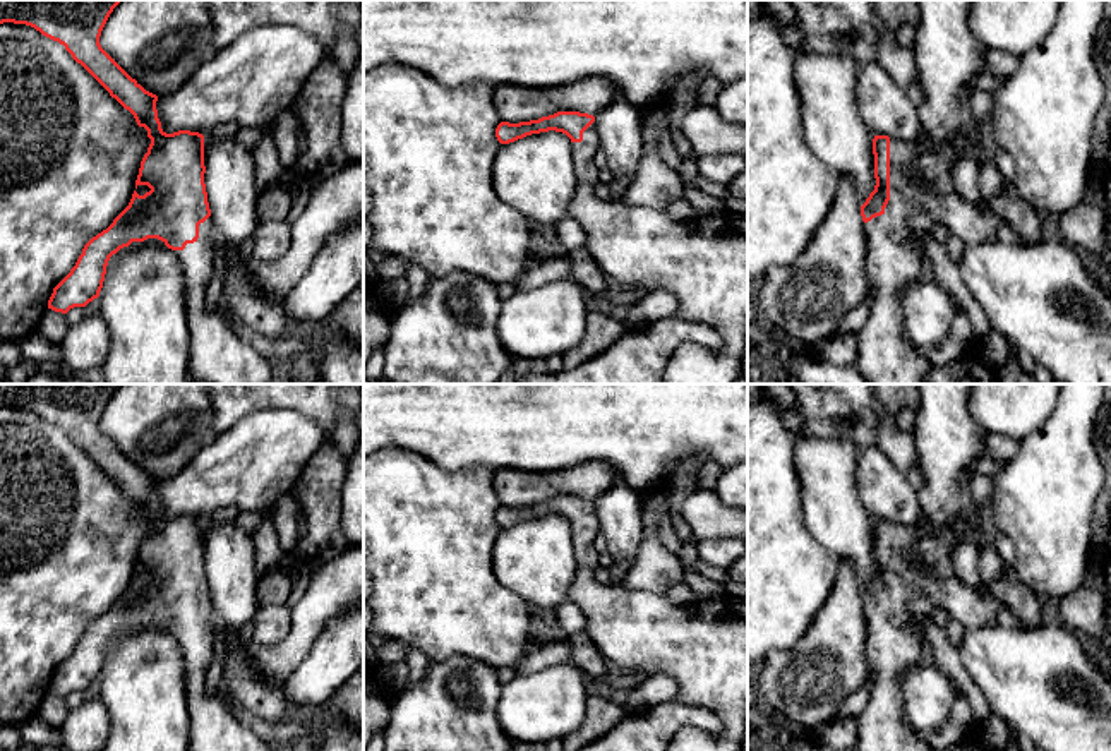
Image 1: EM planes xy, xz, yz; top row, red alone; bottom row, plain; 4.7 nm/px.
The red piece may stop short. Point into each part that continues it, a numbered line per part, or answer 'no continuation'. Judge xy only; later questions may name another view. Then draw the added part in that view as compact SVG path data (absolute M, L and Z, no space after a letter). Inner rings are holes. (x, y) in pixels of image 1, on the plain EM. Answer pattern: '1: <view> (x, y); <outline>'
1: xy (213, 727); M211 600L199 609L199 622L177 634L187 669L189 751L271 751L231 713L231 701L207 689L206 674L216 653L216 619Z

